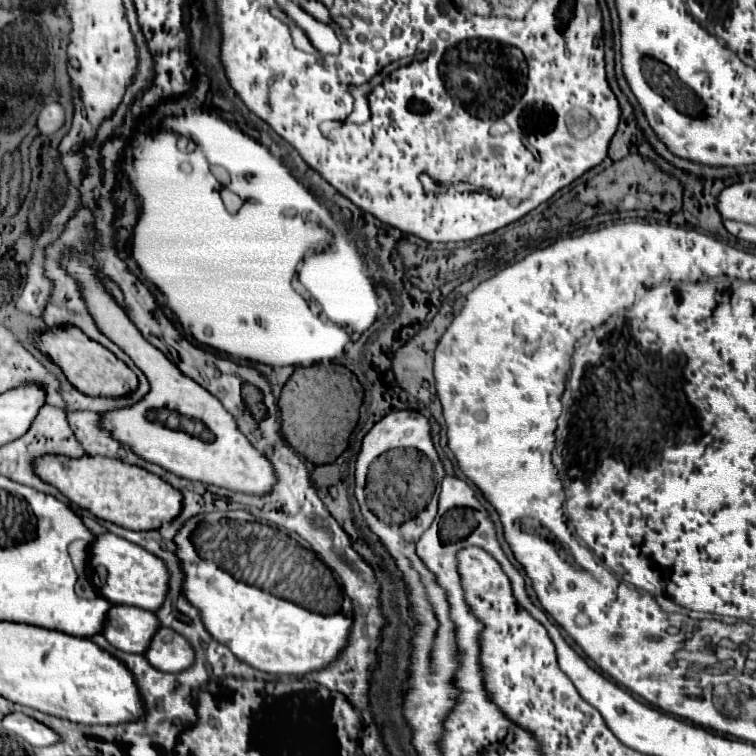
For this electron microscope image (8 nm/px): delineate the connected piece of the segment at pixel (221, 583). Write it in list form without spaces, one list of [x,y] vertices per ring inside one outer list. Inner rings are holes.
[[[190,518],[184,522],[182,530],[178,530],[178,534],[174,536],[176,556],[184,572],[182,594],[188,600],[188,604],[192,604],[200,612],[202,624],[212,634],[212,638],[228,646],[238,660],[274,676],[296,676],[296,678],[302,678],[306,672],[324,668],[326,662],[332,662],[332,658],[336,658],[336,654],[354,656],[354,664],[376,662],[378,636],[376,640],[354,640],[356,636],[354,632],[358,632],[356,626],[358,622],[352,622],[350,600],[346,596],[342,600],[340,612],[318,614],[290,600],[262,592],[260,588],[254,588],[240,580],[234,580],[228,572],[220,570],[214,562],[208,562],[196,554],[192,540],[186,538],[186,534],[192,534],[194,528],[196,528],[196,518]],[[316,640],[332,640],[332,642],[322,644]]]

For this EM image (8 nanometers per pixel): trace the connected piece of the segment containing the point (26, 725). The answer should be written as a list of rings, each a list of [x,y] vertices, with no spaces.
[[[12,712],[12,714],[4,716],[2,726],[32,746],[50,746],[50,744],[58,742],[56,734],[52,734],[52,730],[48,730],[48,726],[44,726],[44,724],[36,722],[34,718],[20,714],[20,712]]]

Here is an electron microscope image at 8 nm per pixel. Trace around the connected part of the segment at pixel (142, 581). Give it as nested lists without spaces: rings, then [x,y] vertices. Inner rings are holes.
[[[104,532],[94,536],[94,542],[88,548],[88,564],[106,568],[106,574],[100,578],[98,574],[92,576],[94,588],[112,604],[128,604],[138,606],[144,610],[154,612],[160,602],[164,602],[166,586],[168,586],[168,572],[164,570],[164,562],[154,554],[148,554],[144,548],[120,538],[112,532]]]

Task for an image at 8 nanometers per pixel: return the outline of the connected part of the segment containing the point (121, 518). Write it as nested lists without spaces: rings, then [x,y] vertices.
[[[46,454],[32,462],[34,472],[50,486],[58,488],[70,504],[88,510],[90,514],[120,524],[128,530],[156,530],[164,522],[180,514],[180,492],[162,478],[120,460],[104,456],[54,456]]]

